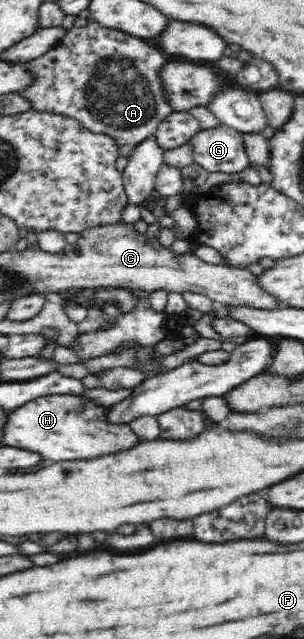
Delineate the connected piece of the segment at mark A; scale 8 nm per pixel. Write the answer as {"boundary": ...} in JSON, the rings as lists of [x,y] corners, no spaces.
{"boundary":[[[88,18],[85,26],[71,27],[56,47],[27,63],[29,71],[35,75],[35,84],[20,95],[29,99],[37,111],[72,117],[90,132],[111,136],[119,147],[137,147],[147,138],[156,136],[159,124],[174,112],[166,102],[160,82],[164,63],[163,52],[147,44],[145,39],[117,28],[101,26]]]}

